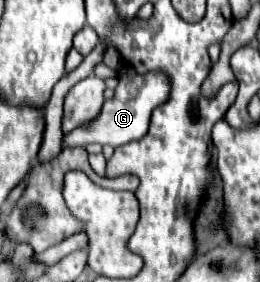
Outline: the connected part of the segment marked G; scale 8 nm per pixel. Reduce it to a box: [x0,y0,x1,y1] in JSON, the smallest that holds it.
[62,72,168,148]

